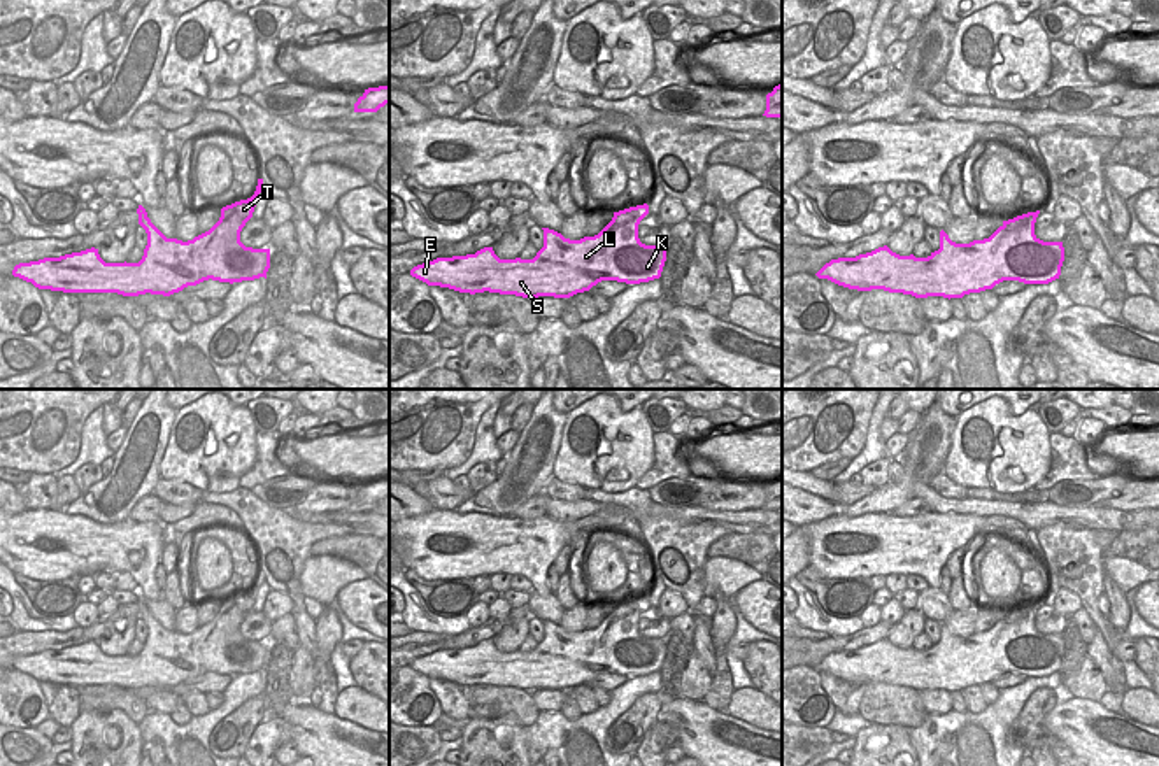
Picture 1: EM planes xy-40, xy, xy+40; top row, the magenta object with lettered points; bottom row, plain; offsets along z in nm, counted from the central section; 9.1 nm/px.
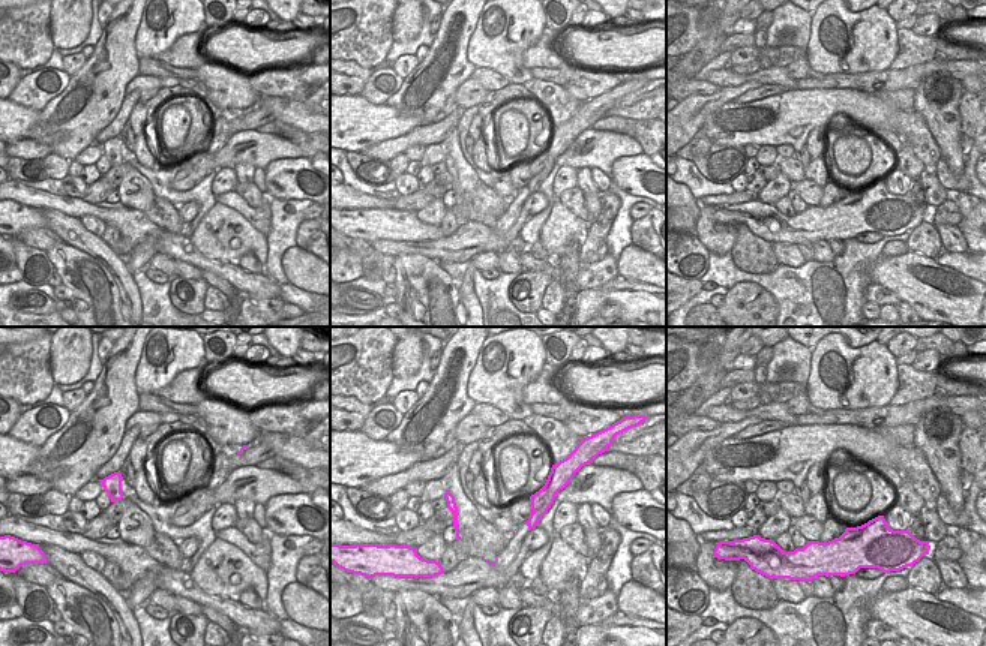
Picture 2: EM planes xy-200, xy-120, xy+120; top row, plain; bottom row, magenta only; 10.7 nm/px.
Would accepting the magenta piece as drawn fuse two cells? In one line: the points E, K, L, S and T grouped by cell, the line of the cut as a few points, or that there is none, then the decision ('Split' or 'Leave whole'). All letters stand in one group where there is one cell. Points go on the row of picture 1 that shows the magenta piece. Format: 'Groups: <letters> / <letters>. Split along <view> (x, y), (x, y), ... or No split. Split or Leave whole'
Groups: E K L S / T. Split along xy-40 (230, 205), (239, 218), (248, 219). Split.

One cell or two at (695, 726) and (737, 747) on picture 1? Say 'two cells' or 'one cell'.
one cell

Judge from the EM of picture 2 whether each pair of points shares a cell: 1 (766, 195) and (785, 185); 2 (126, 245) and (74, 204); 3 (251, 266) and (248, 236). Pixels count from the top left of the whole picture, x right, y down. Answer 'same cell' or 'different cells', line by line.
1: same cell
2: same cell
3: different cells

